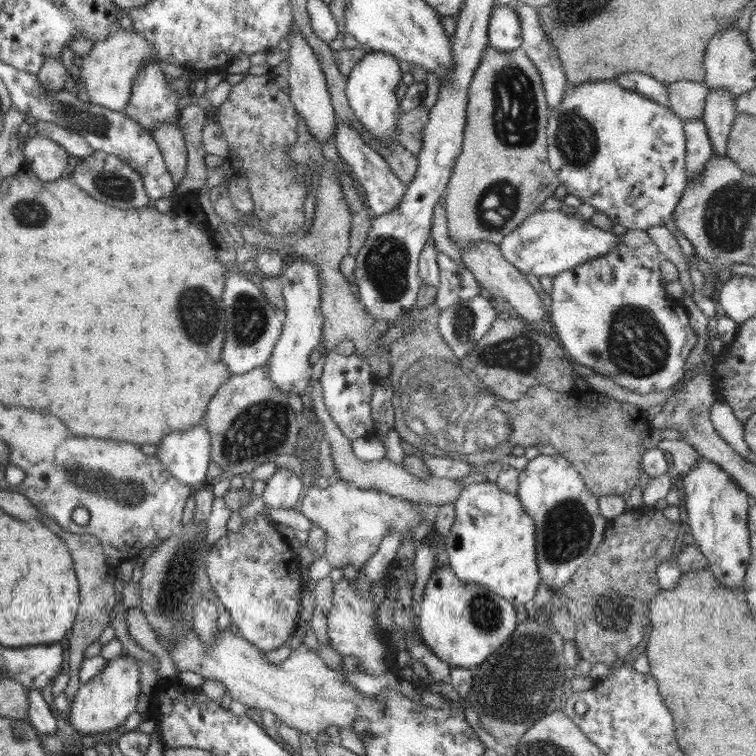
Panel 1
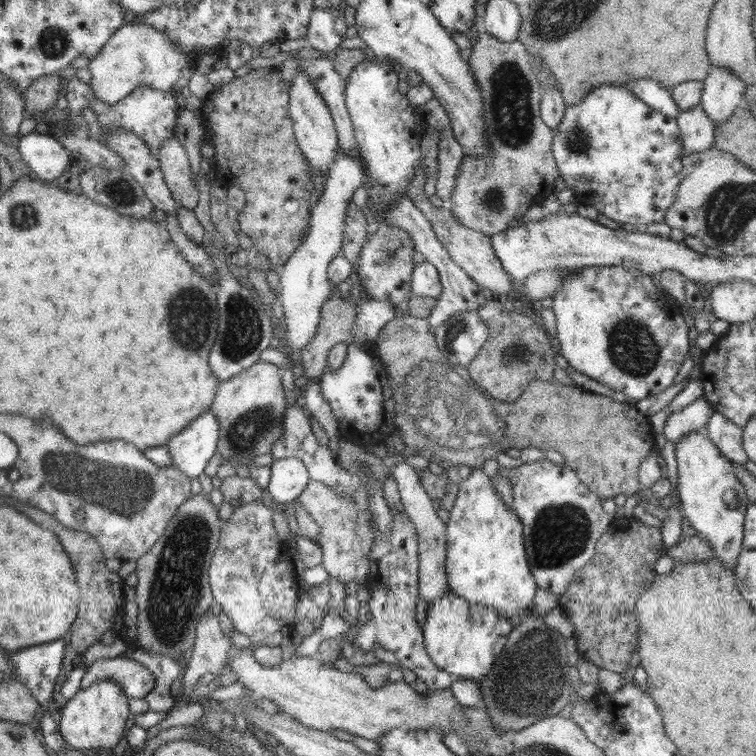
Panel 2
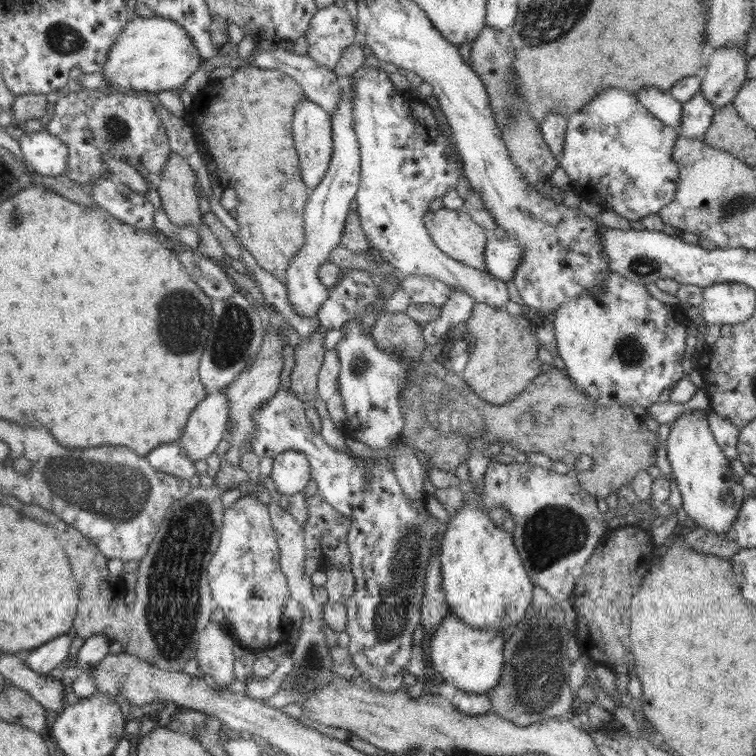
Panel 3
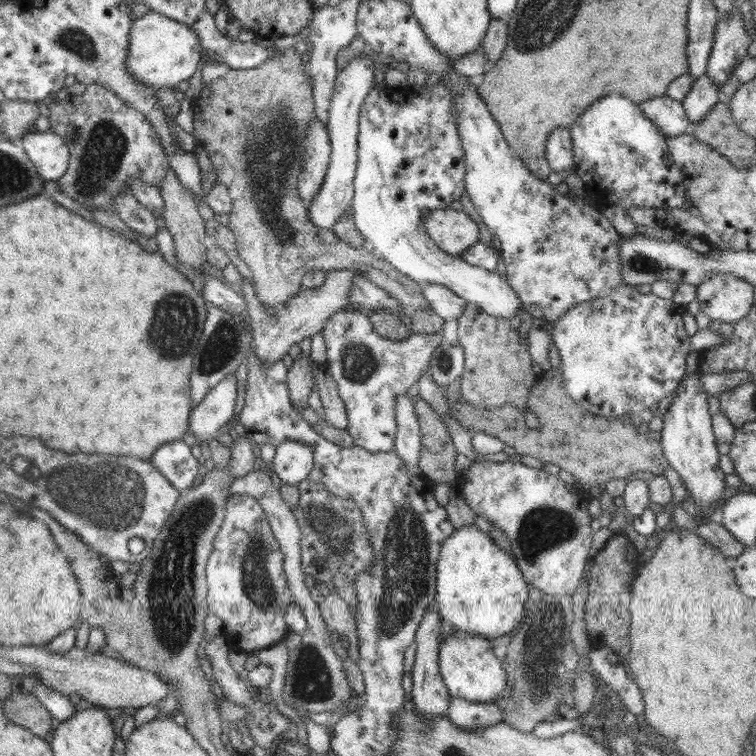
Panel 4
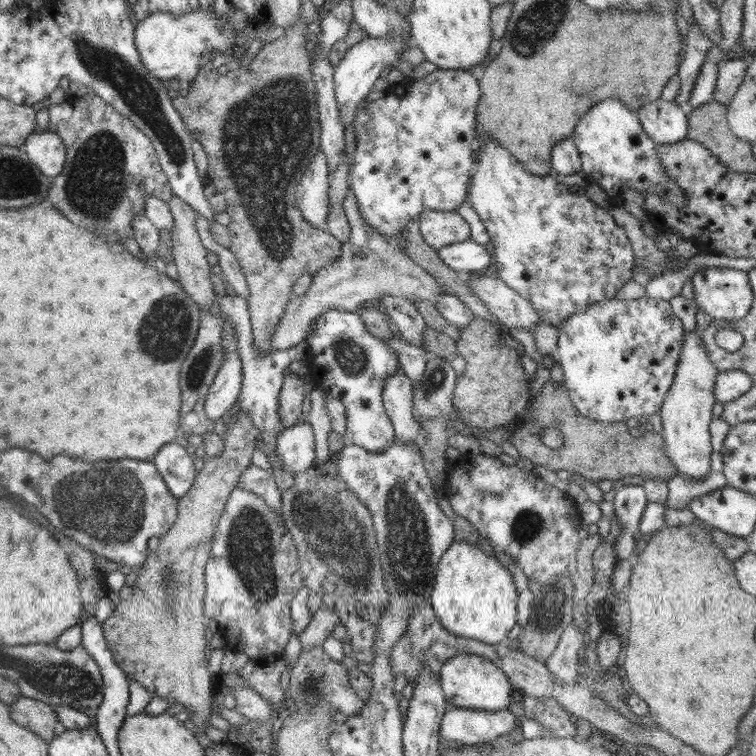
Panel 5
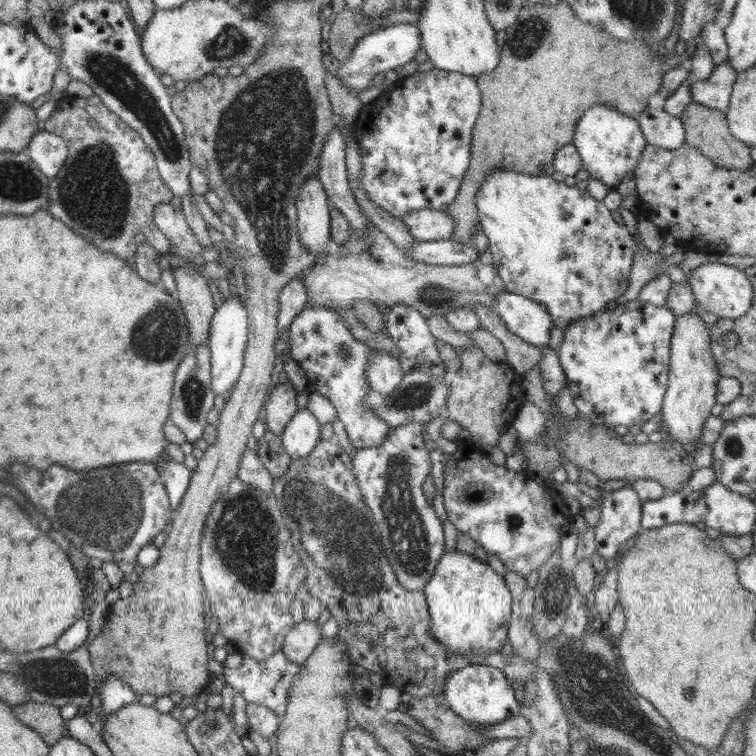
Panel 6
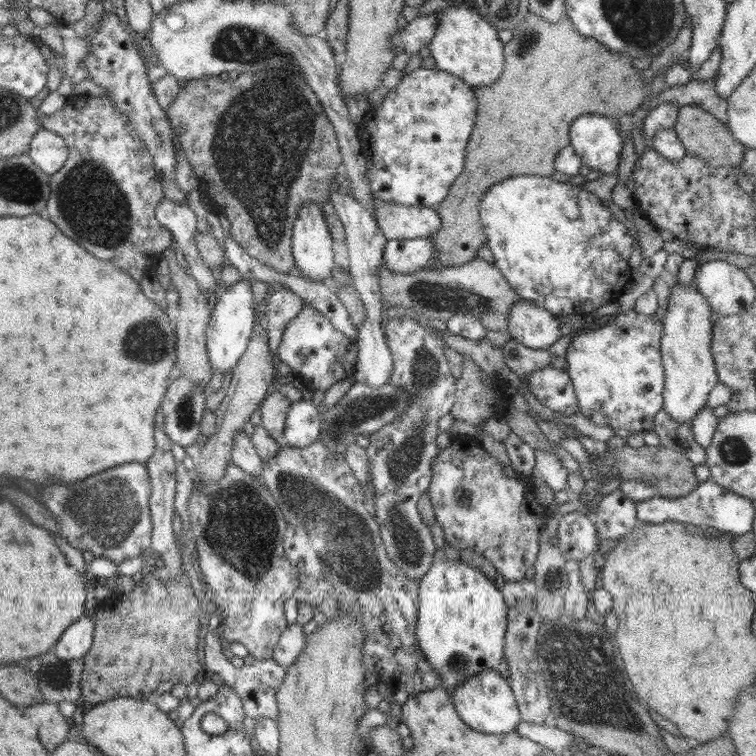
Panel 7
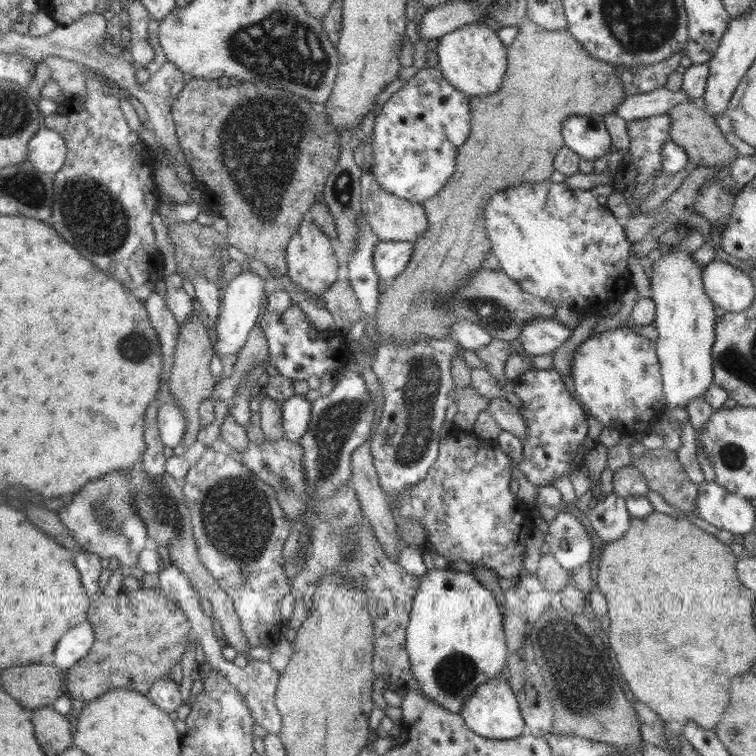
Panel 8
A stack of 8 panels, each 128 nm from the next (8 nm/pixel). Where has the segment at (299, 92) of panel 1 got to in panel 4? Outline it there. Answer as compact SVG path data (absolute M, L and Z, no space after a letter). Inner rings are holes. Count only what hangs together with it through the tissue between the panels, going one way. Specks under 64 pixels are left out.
M318 117L310 121L305 138L305 155L297 187L300 198L308 207L313 203L324 182L331 155L327 125Z

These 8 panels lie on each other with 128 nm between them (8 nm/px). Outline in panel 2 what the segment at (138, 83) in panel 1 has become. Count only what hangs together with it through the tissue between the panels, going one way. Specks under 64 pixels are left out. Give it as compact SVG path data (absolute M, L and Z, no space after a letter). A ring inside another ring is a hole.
M73 77L69 80L66 88L66 99L68 100L68 110L72 115L80 115L86 107L93 108L100 125L103 127L124 128L139 136L158 154L163 142L174 134L175 123L179 115L175 92L159 91L149 86L138 86L128 96L118 101L114 106L106 106L104 102L96 98L93 90L88 89L82 80Z

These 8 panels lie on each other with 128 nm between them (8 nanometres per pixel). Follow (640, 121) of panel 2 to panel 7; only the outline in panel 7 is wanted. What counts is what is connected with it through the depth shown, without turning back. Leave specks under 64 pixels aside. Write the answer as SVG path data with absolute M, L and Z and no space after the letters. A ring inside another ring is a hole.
M587 113L572 122L572 126L569 128L569 144L574 147L575 153L581 158L583 165L589 166L591 170L598 170L602 176L612 174L618 168L620 151L623 147L621 127L616 125L615 118Z

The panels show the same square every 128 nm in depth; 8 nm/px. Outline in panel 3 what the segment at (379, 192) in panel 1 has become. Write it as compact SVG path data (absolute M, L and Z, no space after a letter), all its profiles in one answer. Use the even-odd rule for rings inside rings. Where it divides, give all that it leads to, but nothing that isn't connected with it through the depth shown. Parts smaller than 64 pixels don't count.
M276 46L274 50L264 52L264 50L255 50L248 56L250 64L258 68L266 70L282 71L284 74L291 76L302 88L304 94L312 102L315 102L320 108L326 110L326 113L332 114L338 108L337 104L341 97L341 88L348 86L350 77L339 77L333 70L328 70L325 66L316 64L316 61L308 56L297 56L292 52L287 52L285 49ZM450 286L451 297L440 307L434 320L423 326L427 346L434 346L451 328L470 318L475 298L457 286Z

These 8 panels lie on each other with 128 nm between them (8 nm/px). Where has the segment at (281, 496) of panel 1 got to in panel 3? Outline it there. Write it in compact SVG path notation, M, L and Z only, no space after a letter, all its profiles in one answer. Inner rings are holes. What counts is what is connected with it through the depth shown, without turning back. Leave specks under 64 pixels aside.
M285 451L273 458L271 477L279 494L303 493L311 480L311 468L302 454Z

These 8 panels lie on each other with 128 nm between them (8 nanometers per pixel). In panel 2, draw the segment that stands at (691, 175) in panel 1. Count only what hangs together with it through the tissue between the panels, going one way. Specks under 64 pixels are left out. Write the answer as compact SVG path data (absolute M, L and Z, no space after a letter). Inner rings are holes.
M701 105L680 111L676 117L681 132L682 146L686 153L702 152L714 147L715 126L706 116Z

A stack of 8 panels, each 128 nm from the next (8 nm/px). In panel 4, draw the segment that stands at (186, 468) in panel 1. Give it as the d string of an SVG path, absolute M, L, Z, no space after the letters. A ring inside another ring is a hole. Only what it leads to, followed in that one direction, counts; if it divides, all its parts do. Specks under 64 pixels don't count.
M229 374L194 405L189 414L188 428L194 438L193 443L199 446L207 444L210 439L216 438L218 431L234 420L236 396L236 377Z

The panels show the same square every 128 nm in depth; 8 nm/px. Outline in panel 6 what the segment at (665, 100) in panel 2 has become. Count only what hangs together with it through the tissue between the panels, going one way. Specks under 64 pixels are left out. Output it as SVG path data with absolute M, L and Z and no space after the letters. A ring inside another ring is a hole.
M664 108L646 109L636 116L647 144L664 150L678 150L685 143L684 123L679 117L668 115Z

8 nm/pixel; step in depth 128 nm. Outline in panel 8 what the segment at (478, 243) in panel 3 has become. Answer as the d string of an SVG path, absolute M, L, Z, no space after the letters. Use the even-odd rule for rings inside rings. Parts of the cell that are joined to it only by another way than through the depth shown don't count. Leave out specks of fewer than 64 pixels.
M370 170L361 174L361 214L380 241L414 242L428 228L426 211L421 203L398 198L383 189Z

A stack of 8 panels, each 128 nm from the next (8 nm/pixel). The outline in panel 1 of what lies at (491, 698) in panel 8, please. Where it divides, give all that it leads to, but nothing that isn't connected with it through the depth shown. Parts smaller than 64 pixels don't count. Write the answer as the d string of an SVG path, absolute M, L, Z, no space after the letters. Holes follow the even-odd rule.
M449 564L436 567L430 575L417 613L418 631L425 645L451 667L466 670L484 664L508 640L518 622L516 607L486 587L460 580Z

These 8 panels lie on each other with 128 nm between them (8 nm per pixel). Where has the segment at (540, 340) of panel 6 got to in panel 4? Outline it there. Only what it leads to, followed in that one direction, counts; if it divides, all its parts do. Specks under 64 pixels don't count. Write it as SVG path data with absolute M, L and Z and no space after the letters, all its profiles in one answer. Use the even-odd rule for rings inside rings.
M400 82L400 86L385 85L384 89L380 89L378 85L374 84L372 90L365 97L364 104L360 108L359 116L359 133L357 138L358 143L358 162L357 169L355 170L354 177L354 196L352 205L352 215L356 225L356 228L364 236L367 245L375 252L375 254L382 258L386 263L388 263L392 268L398 270L402 274L408 276L417 283L423 280L429 282L435 282L436 284L441 284L446 286L455 292L458 296L461 296L466 302L477 304L486 314L490 316L495 316L496 318L512 318L512 316L518 316L518 310L521 307L521 300L518 295L514 292L514 289L508 284L508 281L504 276L498 275L496 270L488 271L479 266L472 266L468 262L464 262L459 256L454 256L448 252L443 252L441 248L436 246L436 243L429 237L426 232L425 227L422 223L422 210L434 210L440 208L448 208L451 206L452 202L459 200L459 198L465 192L465 174L466 174L466 160L465 160L465 150L462 146L462 141L460 140L460 133L458 132L458 127L456 127L456 105L453 101L453 96L451 95L451 90L447 87L446 83L438 82L433 87L425 85L422 90L416 91L412 88L409 83Z

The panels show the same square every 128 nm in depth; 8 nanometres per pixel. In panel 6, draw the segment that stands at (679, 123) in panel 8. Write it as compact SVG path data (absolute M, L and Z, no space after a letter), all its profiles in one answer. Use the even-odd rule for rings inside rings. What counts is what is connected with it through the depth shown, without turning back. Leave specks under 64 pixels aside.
M692 101L679 118L684 123L685 143L688 146L697 148L706 158L714 161L714 164L727 169L751 172L755 166L751 157L751 147L730 132L725 113Z

